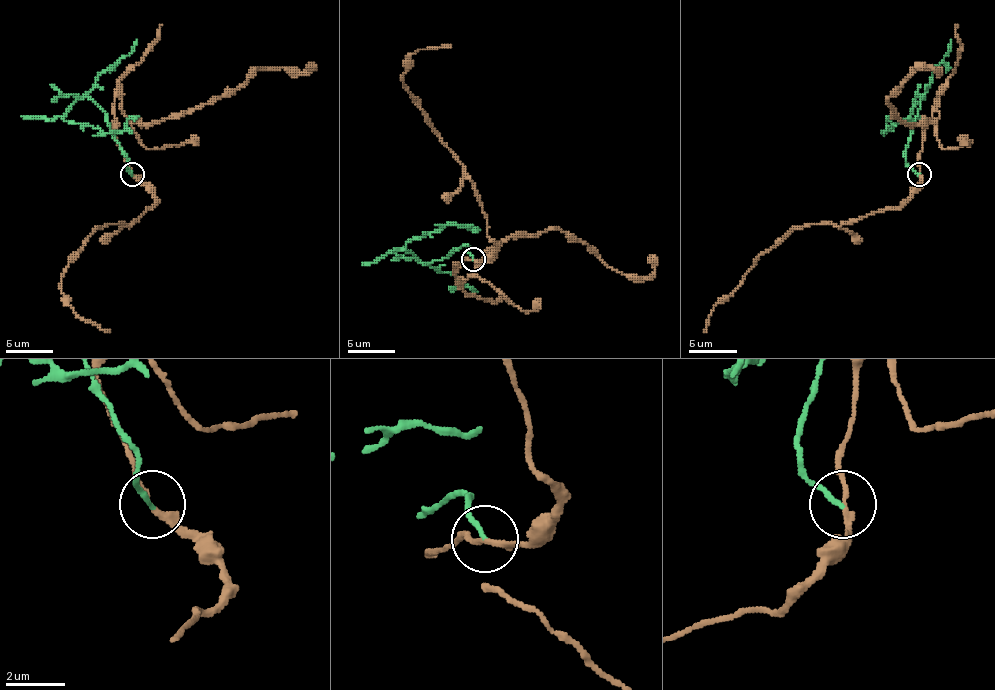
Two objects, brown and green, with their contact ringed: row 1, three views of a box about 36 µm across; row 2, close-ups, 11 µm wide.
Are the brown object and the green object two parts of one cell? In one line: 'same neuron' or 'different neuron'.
different neuron

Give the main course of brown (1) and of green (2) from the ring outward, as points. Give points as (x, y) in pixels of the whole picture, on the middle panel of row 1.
1: (472, 260), (455, 265), (458, 277), (511, 237), (547, 229), (573, 234), (631, 277), (655, 270), (650, 255)
2: (472, 260), (468, 246), (432, 262), (423, 262), (406, 248), (408, 242), (447, 225), (480, 229)

